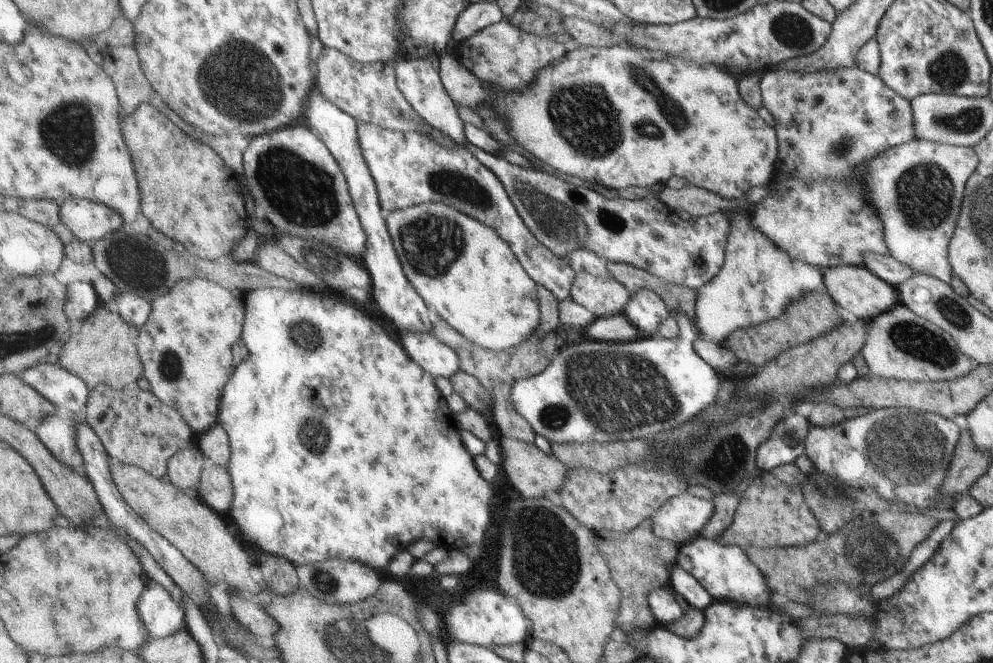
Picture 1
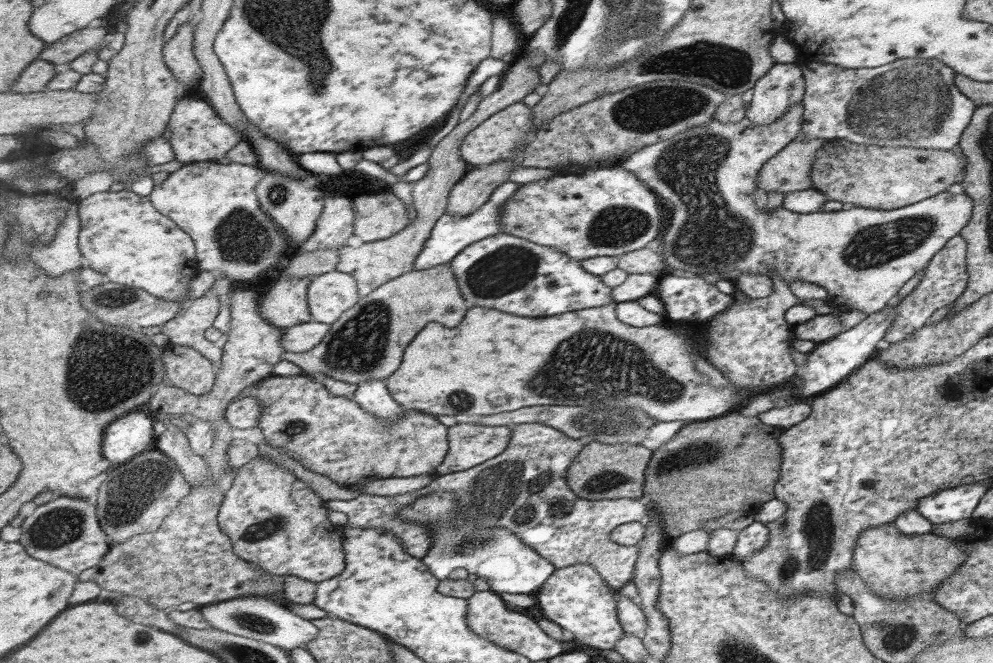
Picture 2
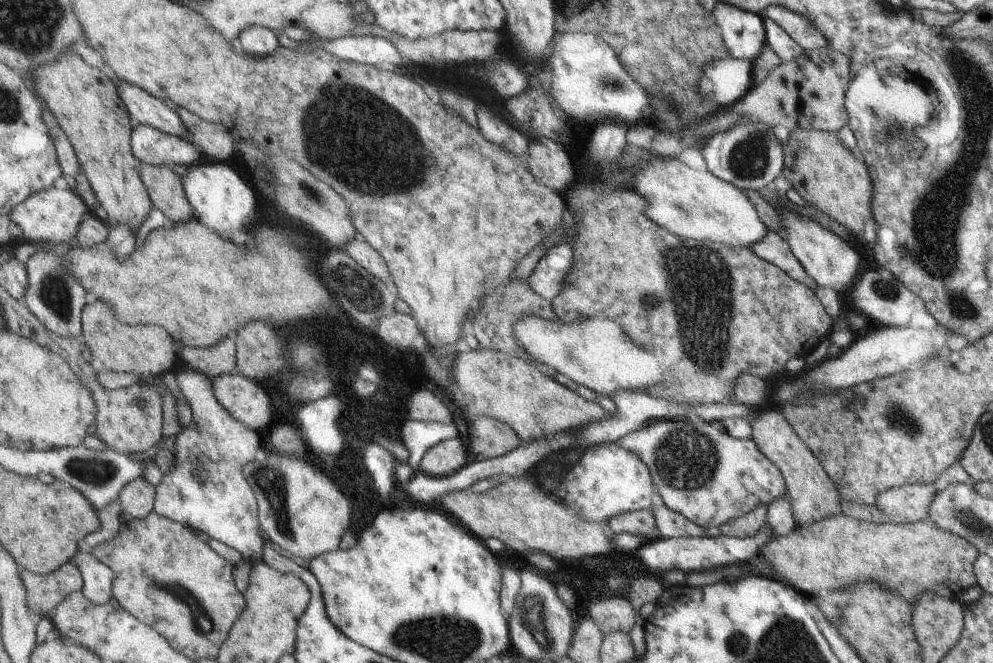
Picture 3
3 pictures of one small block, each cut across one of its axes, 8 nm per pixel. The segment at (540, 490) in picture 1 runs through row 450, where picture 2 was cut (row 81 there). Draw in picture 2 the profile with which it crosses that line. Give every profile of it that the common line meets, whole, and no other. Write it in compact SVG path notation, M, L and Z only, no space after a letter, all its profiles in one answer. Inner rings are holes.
M519 55L510 66L508 72L504 74L504 78L502 78L502 82L500 82L497 90L490 96L482 99L469 119L459 123L453 132L450 132L448 136L435 146L433 154L427 161L427 173L420 180L413 183L412 200L414 200L413 206L417 214L416 218L412 218L412 221L404 230L381 241L363 243L358 247L346 245L341 248L341 261L337 270L353 275L356 279L358 290L360 290L360 297L370 294L373 290L385 285L386 282L413 270L414 261L420 256L421 248L428 240L435 222L446 211L450 191L467 173L467 162L461 157L459 151L464 138L496 111L507 108L512 104L523 102L528 94L542 90L539 72L534 70L534 67L538 67L538 64L539 61L532 56L528 58L528 56Z

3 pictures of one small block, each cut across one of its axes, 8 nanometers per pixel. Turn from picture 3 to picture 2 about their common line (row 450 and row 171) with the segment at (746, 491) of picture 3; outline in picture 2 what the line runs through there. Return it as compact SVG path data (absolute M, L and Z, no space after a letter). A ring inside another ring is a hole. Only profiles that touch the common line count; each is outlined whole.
M803 103L790 106L780 118L777 118L772 124L766 126L754 126L753 122L744 117L734 124L726 124L725 122L716 119L716 116L710 124L706 126L698 126L698 128L690 128L676 137L669 140L658 142L658 144L642 147L637 150L626 162L622 165L627 171L633 172L644 184L651 188L658 197L662 200L662 206L670 211L669 222L666 226L666 231L663 235L662 250L660 253L664 256L665 262L668 264L669 270L676 272L694 272L694 274L702 274L713 281L718 281L724 277L733 277L741 273L749 272L750 274L764 274L768 276L770 270L775 270L782 280L787 284L793 280L803 280L817 284L828 291L826 302L836 303L835 308L841 313L851 310L861 310L866 314L875 313L882 310L891 300L897 296L898 291L914 274L924 269L933 256L952 238L961 234L961 230L969 224L969 220L973 215L973 200L965 193L957 193L956 195L944 191L935 194L934 197L926 199L926 201L918 202L909 206L899 207L895 210L873 210L869 207L854 207L850 210L838 210L837 212L814 212L814 214L796 214L794 211L786 210L783 206L776 208L774 212L765 212L762 208L758 208L756 204L756 194L758 194L759 173L766 161L772 160L774 156L781 152L782 149L790 146L795 140L800 137L802 123L804 121Z

